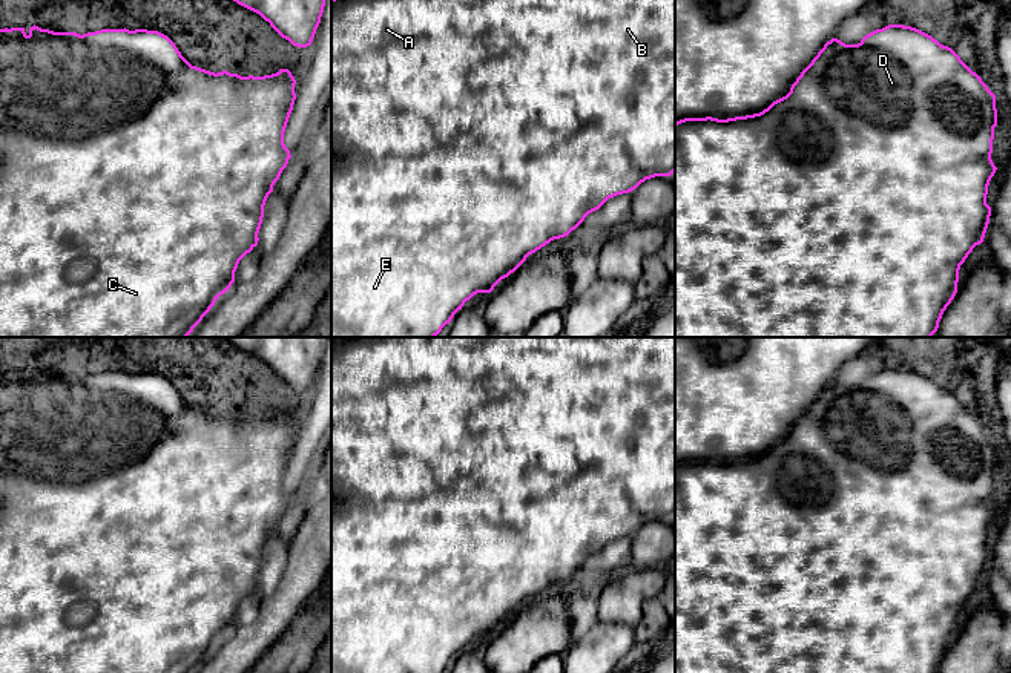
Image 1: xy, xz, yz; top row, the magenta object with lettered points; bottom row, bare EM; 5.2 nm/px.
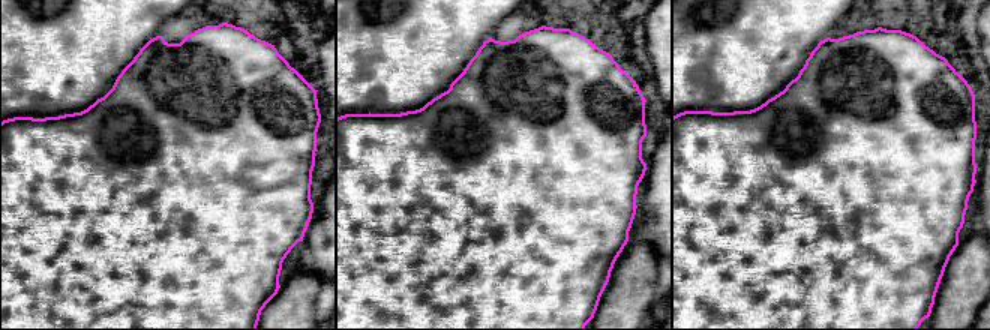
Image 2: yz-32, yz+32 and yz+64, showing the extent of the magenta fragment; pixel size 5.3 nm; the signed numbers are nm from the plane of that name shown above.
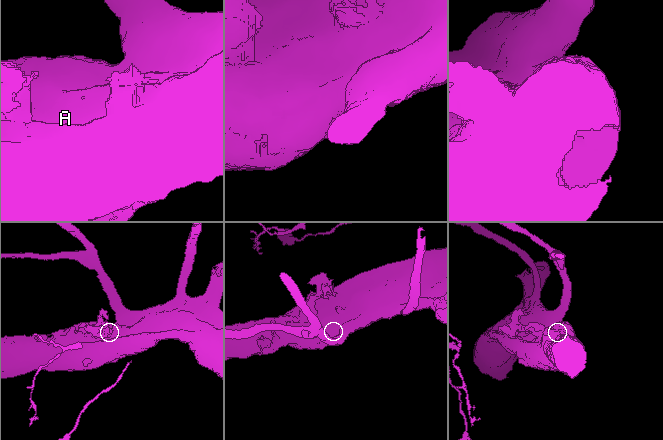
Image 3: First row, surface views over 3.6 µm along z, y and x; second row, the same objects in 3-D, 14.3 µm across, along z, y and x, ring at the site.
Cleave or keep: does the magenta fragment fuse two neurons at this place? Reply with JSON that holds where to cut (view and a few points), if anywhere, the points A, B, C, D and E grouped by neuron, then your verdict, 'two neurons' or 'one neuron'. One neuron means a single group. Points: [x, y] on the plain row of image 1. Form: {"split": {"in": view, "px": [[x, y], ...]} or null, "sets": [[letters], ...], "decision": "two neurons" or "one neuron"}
{"split": null, "sets": [["A", "B", "C", "D", "E"]], "decision": "one neuron"}

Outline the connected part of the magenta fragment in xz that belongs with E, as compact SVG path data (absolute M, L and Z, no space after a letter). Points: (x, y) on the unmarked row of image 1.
M348 337L331 342L331 673L442 673L477 636L491 636L529 598L568 579L609 541L675 515L675 337Z

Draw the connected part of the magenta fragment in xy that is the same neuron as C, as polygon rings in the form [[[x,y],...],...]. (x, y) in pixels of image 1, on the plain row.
[[[38,369],[0,373],[0,673],[193,673],[215,648],[216,642],[229,635],[235,625],[239,604],[258,589],[258,576],[264,561],[264,549],[273,535],[275,526],[291,501],[284,488],[284,475],[296,443],[296,423],[288,412],[264,420],[241,420],[238,417],[210,415],[192,409],[175,386],[158,374],[147,373],[101,373],[87,377],[54,376]]]

